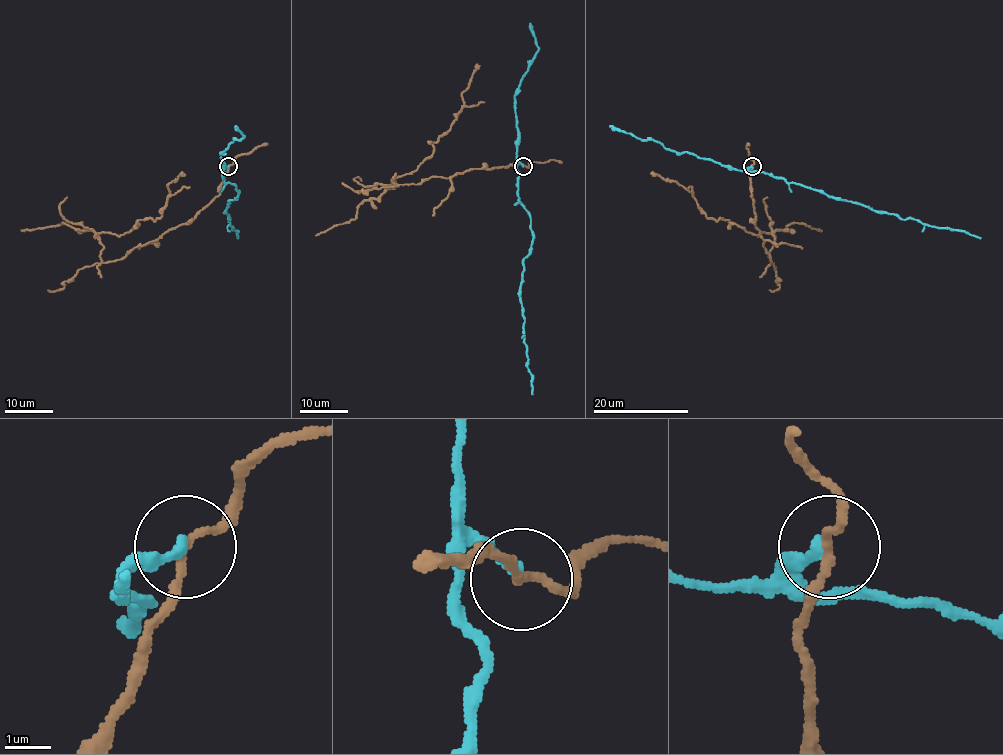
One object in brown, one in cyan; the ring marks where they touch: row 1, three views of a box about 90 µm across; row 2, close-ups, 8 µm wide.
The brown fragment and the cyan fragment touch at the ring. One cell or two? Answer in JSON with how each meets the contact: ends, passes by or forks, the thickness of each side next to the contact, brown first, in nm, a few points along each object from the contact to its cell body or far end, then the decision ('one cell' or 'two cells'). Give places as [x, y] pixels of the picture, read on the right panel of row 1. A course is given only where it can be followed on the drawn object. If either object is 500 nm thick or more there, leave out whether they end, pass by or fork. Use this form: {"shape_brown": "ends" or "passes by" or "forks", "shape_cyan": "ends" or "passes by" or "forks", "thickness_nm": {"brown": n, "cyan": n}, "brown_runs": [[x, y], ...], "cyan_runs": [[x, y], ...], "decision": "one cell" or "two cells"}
{"shape_brown": "passes by", "shape_cyan": "ends", "thickness_nm": {"brown": 180, "cyan": 240}, "brown_runs": [[752, 166], [756, 227], [771, 262], [771, 233], [757, 236], [729, 220], [709, 219], [676, 181], [651, 172]], "cyan_runs": [[752, 166], [751, 171], [766, 172], [875, 211], [980, 238]], "decision": "two cells"}

